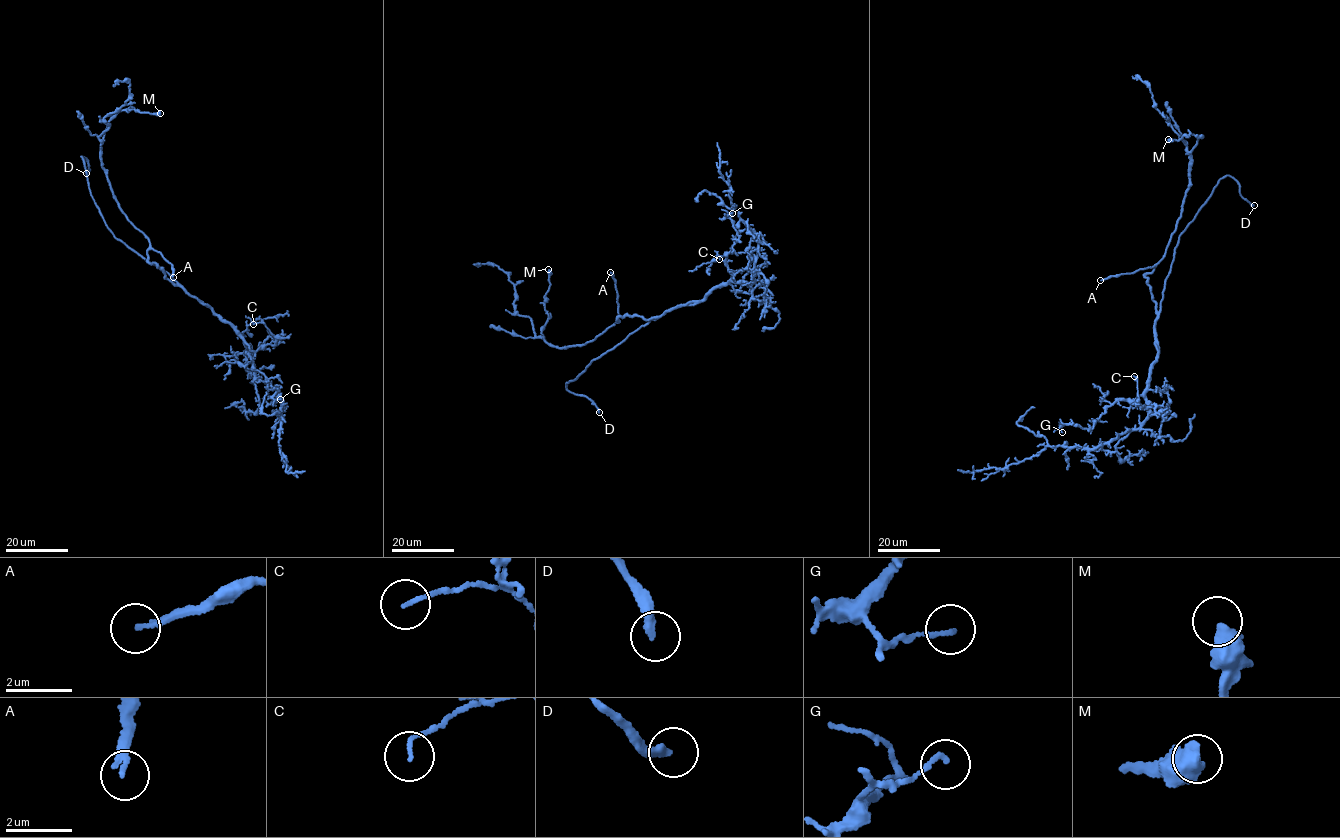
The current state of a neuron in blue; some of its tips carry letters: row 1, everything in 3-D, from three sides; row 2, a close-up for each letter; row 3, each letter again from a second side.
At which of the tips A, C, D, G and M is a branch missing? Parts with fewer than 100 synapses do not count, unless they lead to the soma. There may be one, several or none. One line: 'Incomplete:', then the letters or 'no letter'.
Incomplete: A, D

